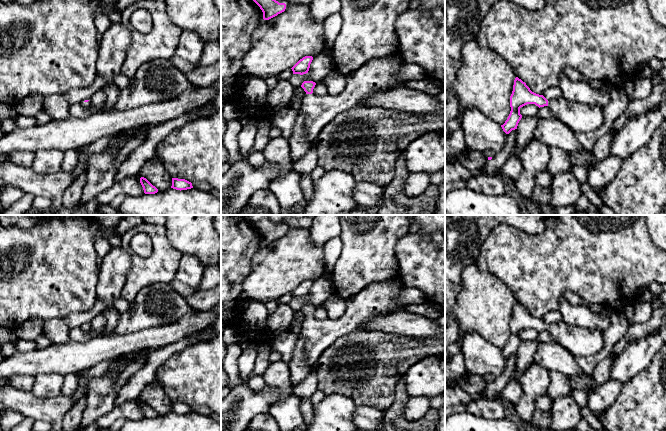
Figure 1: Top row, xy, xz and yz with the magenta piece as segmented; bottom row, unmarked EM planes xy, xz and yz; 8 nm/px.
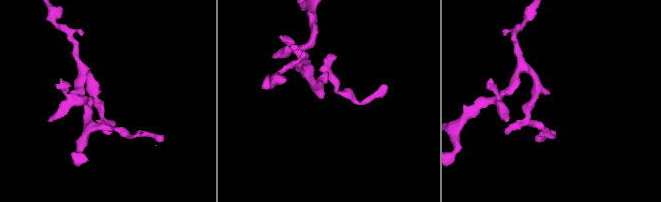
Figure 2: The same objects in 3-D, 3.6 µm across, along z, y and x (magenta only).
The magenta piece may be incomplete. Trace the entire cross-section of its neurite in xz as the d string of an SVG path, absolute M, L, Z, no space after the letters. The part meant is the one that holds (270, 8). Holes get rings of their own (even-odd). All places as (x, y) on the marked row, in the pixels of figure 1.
M253 0L262 10L263 19L269 20L286 9L285 3L279 3L276 0Z

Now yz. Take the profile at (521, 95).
M516 77L510 96L511 111L505 123L501 125L506 134L517 129L522 118L520 108L527 104L535 104L539 108L548 106L553 116L567 124L575 133L595 131L602 127L605 121L602 108L596 105L572 102L564 96L548 101L543 95L532 92L525 82Z

